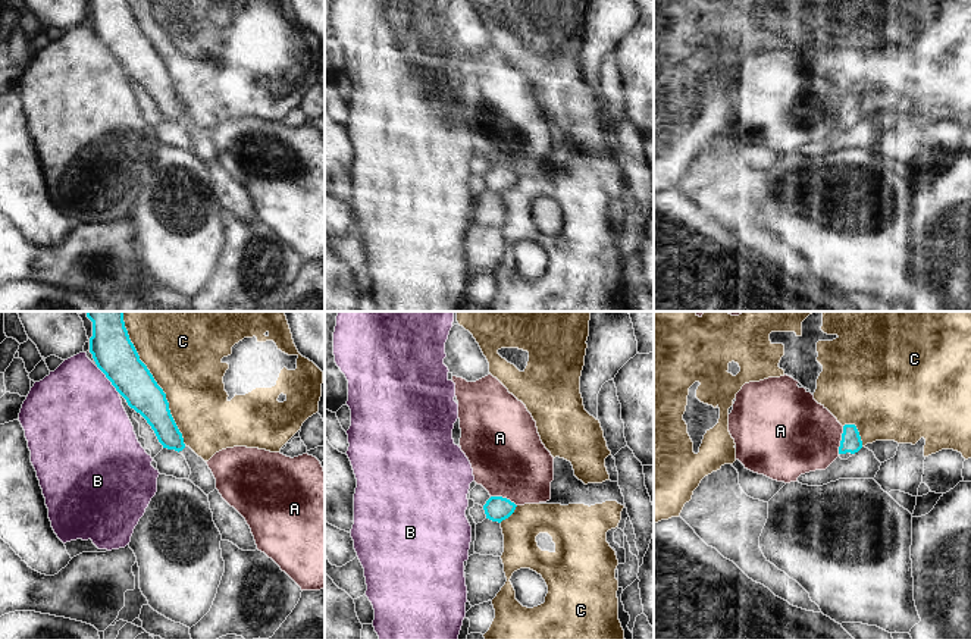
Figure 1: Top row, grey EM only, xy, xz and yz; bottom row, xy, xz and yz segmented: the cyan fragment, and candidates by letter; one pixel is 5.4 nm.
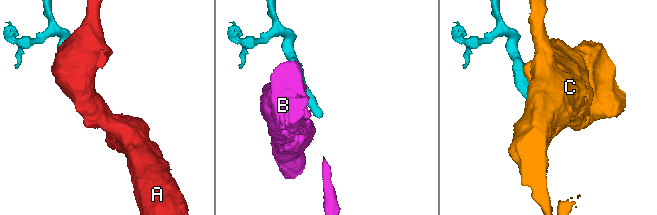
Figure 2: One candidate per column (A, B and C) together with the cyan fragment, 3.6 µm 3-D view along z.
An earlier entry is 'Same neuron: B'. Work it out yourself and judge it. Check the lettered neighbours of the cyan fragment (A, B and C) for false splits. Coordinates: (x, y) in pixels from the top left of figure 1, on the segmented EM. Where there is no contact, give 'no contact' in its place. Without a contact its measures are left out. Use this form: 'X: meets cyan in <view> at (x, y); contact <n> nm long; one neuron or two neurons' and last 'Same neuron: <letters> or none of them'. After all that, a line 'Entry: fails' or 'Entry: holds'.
A: meets cyan in yz at (842, 439); contact 160 nm long; two neurons
B: meets cyan in xy at (107, 378); contact 200 nm long; two neurons
C: meets cyan in xy at (153, 378); contact 800 nm long; two neurons
Same neuron: none of them
Entry: fails

